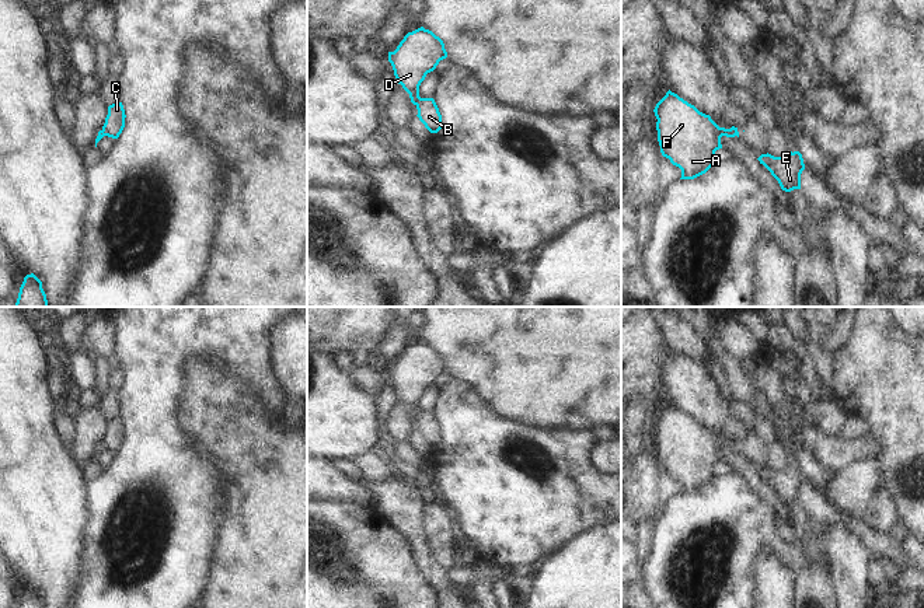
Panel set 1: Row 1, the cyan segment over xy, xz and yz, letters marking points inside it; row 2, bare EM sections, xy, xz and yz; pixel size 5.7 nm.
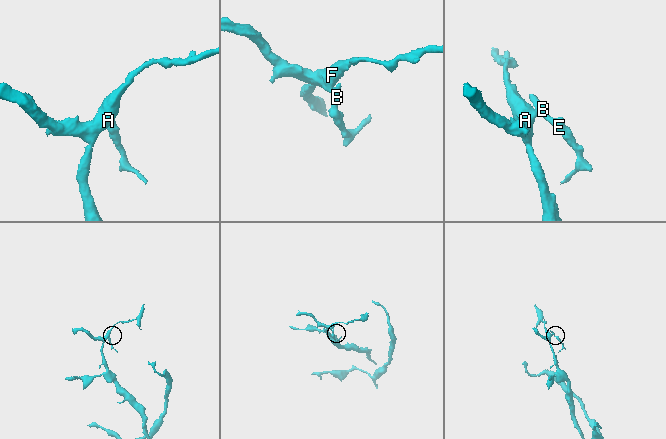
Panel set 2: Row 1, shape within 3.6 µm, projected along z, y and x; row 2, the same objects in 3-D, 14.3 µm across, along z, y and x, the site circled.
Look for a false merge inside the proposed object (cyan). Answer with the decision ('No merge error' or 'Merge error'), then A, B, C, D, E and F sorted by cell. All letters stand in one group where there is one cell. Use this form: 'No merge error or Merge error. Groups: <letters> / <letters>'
Merge error. Groups: A D F / B C E.

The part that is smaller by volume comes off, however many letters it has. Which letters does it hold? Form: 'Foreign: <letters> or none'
Foreign: B, C, E.

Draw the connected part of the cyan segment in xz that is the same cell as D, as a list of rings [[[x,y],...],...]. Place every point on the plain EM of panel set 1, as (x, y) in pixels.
[[[423,340],[408,346],[394,366],[388,366],[397,396],[409,408],[411,416],[421,415],[419,399],[440,374],[447,371],[443,354]]]

